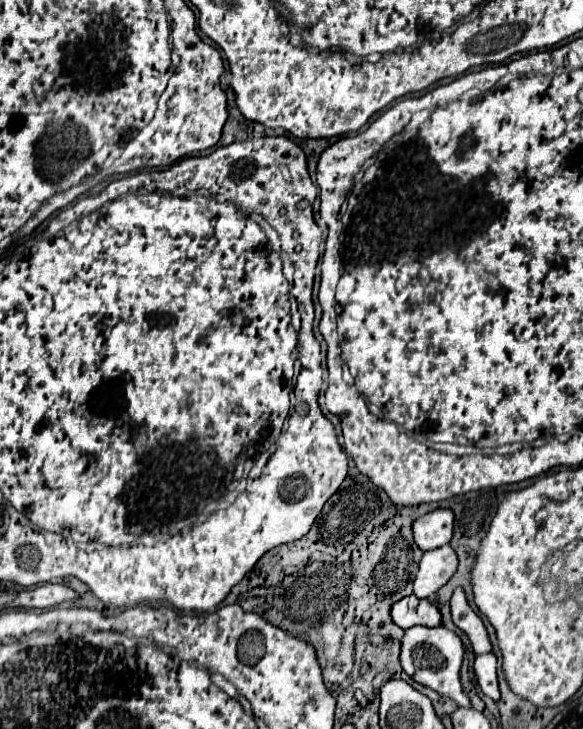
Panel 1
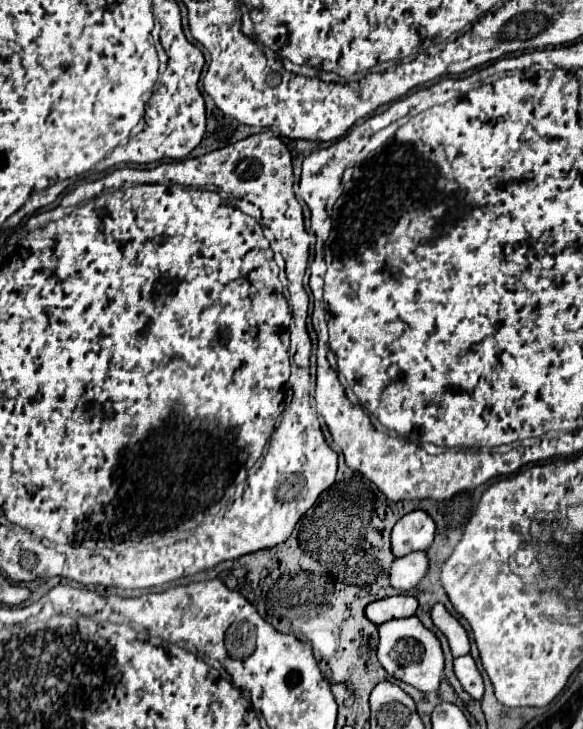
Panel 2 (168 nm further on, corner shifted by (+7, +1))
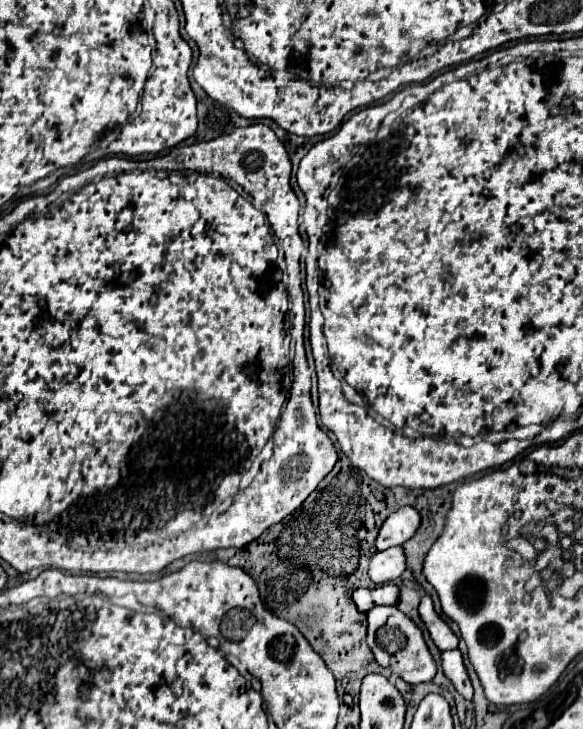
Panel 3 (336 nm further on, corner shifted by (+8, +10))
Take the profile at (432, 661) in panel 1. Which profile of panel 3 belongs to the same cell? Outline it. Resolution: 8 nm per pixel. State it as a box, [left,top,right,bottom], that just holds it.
[366,607,436,685]

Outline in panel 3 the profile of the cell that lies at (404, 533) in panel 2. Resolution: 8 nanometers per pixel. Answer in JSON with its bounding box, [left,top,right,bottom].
[376,507,418,551]

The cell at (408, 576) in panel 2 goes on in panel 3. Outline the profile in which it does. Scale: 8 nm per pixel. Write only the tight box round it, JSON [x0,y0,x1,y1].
[368,547,406,583]

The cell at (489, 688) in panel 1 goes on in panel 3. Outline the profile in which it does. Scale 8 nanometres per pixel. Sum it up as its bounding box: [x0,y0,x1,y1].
[442,649,472,699]

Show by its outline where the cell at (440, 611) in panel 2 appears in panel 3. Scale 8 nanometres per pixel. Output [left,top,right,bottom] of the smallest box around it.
[418,595,458,651]

